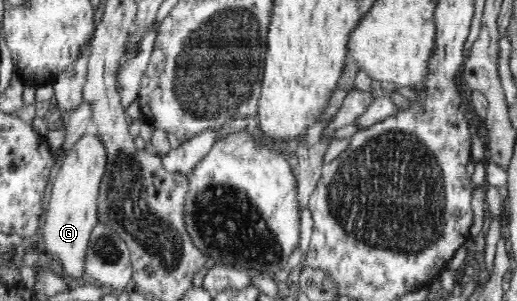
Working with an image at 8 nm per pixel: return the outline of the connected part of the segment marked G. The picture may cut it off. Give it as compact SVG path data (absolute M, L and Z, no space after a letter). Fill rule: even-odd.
M93 127L83 134L68 154L55 177L47 209L47 219L43 231L43 249L63 259L61 265L73 279L81 279L85 274L85 254L88 251L92 230L98 225L97 200L100 183L105 173L106 151L101 138Z

